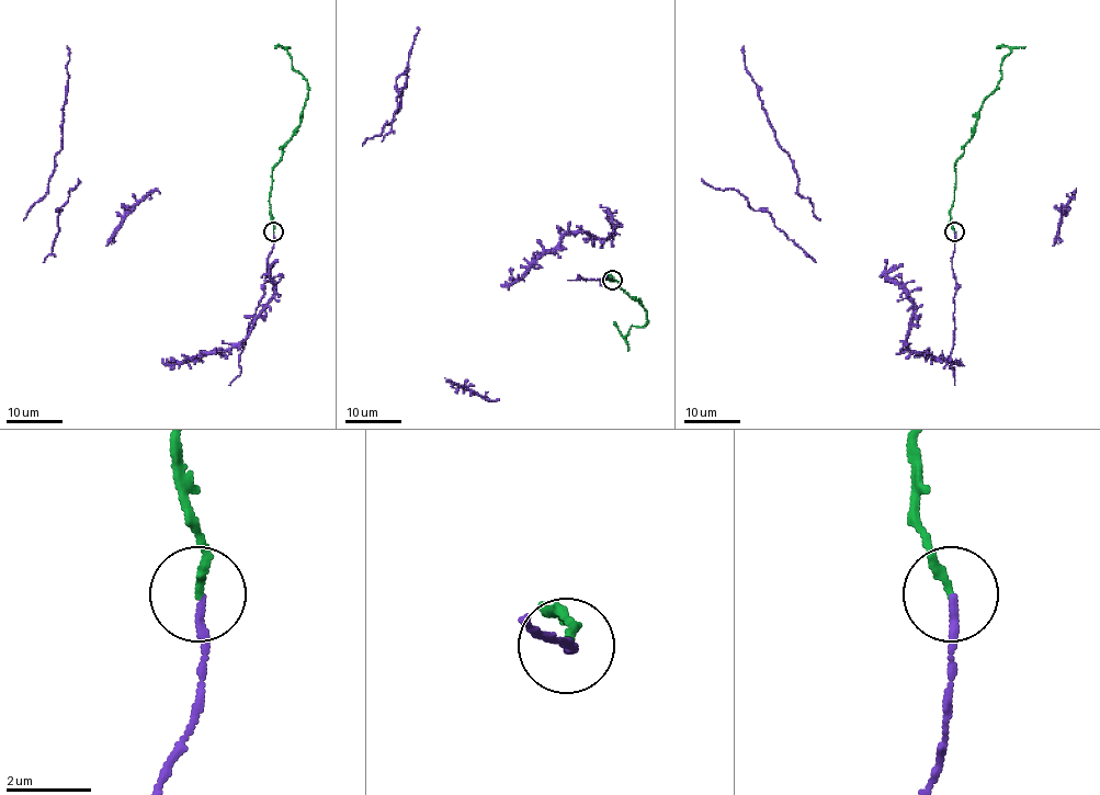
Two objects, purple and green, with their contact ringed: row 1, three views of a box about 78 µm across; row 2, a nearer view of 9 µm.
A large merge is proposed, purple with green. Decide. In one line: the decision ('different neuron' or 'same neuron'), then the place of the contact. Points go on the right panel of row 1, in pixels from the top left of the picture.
same neuron; at (954, 231)

